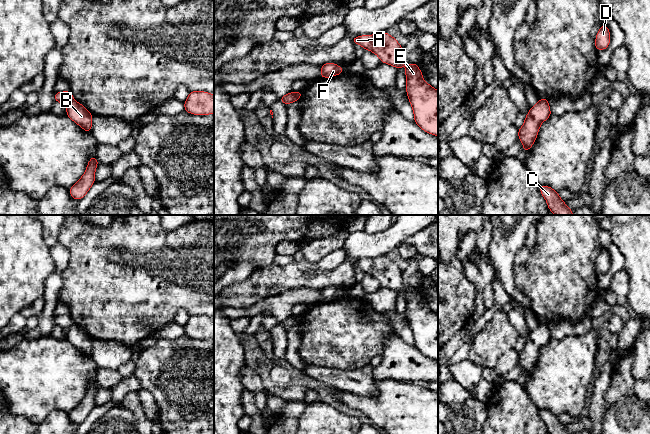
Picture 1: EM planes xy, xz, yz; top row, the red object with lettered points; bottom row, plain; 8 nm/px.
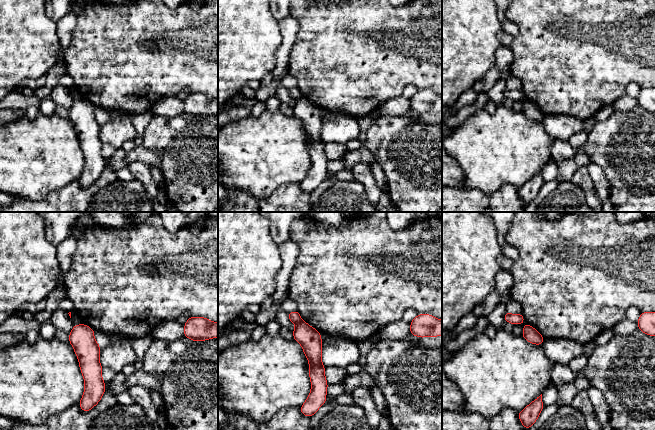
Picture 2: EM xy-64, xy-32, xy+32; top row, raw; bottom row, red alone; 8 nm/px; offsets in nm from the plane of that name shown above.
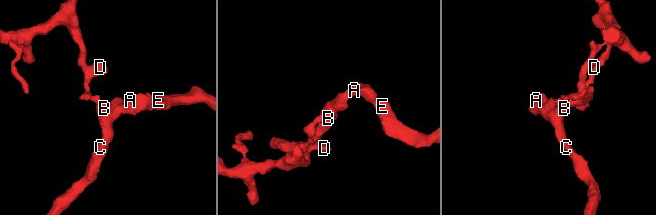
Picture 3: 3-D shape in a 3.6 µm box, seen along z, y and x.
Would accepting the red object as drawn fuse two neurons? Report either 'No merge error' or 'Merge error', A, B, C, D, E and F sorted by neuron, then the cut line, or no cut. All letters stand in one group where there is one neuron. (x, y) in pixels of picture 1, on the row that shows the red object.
Merge error. Groups: A B C E F / D. Split along xy (73, 99), (66, 105)

